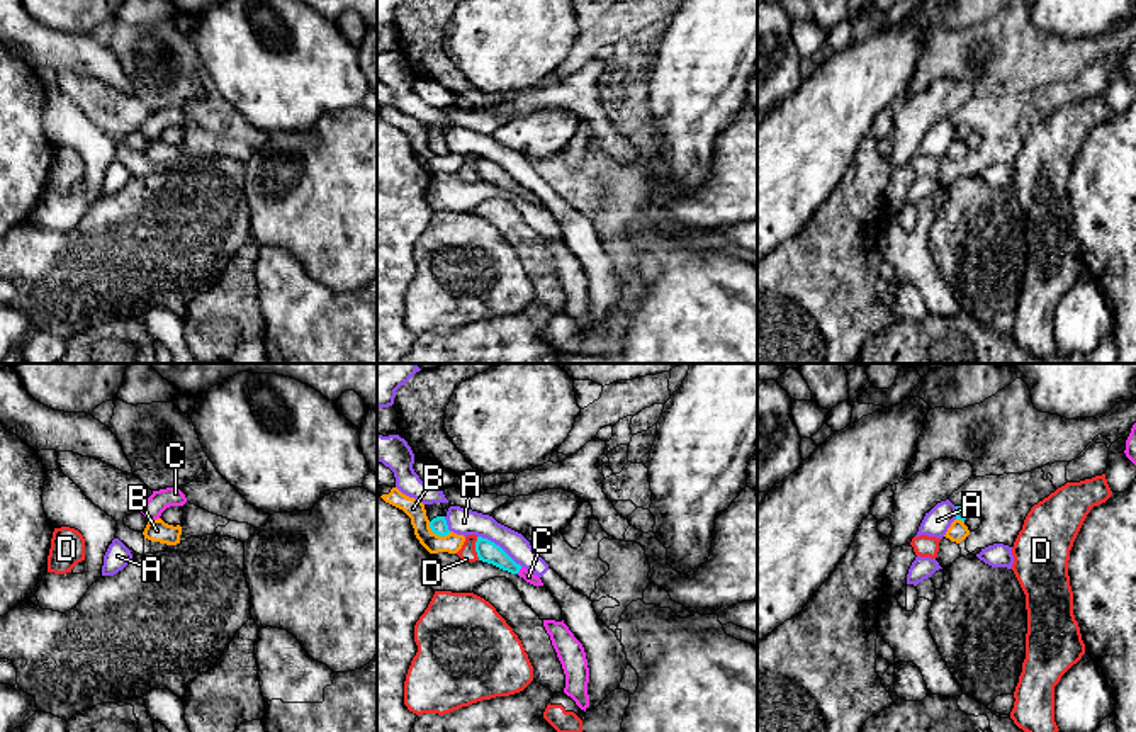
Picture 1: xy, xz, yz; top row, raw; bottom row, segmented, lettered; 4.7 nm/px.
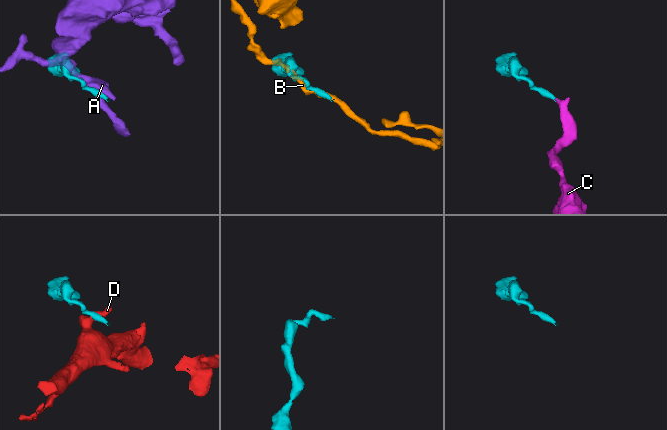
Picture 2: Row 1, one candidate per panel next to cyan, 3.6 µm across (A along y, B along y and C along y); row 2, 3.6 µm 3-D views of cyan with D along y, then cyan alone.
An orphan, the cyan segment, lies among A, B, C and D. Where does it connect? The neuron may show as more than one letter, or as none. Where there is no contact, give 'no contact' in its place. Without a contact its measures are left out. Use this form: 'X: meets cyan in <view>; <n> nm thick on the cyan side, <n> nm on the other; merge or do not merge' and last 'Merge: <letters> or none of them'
A: meets cyan in xz; 100 nm thick on the cyan side, 130 nm on the other; do not merge
B: meets cyan in xz; 80 nm thick on the cyan side, 90 nm on the other; do not merge
C: meets cyan in xz; 100 nm thick on the cyan side, 60 nm on the other; merge
D: meets cyan in xz; 100 nm thick on the cyan side, 80 nm on the other; do not merge
Merge: C

